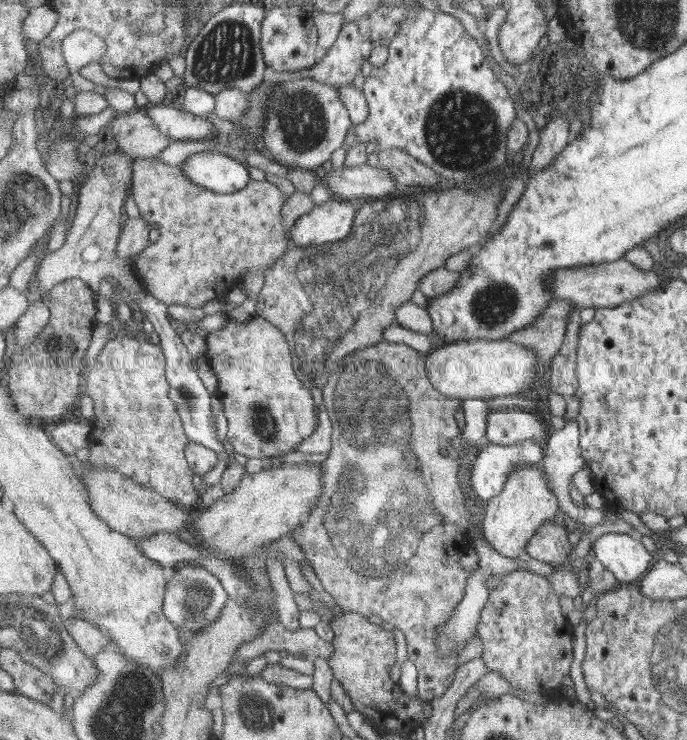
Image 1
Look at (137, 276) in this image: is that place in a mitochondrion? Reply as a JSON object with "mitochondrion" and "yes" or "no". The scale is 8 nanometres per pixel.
{"mitochondrion":"no"}

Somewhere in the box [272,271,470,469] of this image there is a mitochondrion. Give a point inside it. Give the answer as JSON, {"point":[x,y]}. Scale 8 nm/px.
{"point":[360,388]}

